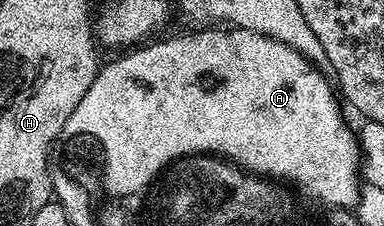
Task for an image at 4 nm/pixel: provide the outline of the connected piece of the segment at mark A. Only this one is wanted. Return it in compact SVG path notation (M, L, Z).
M201 27L196 31L189 31L193 33L185 33L182 37L169 37L166 41L157 41L154 40L152 43L142 44L140 47L134 48L132 51L126 52L124 55L118 56L121 57L118 61L113 61L110 65L102 64L97 70L97 78L91 83L91 87L87 91L87 95L83 95L83 99L79 103L79 107L75 107L75 111L71 115L71 119L67 119L65 124L65 133L94 133L95 135L103 135L104 137L109 138L109 146L111 147L111 167L119 171L119 176L121 178L121 186L123 191L131 191L135 195L140 194L140 189L145 189L148 185L152 186L155 181L155 170L157 165L162 165L164 161L168 160L168 155L173 153L174 150L179 150L184 157L196 153L199 149L222 149L228 153L237 153L237 164L241 165L242 168L249 171L254 171L255 169L265 169L265 173L269 178L285 178L287 180L294 180L296 182L301 182L301 185L309 185L309 190L312 193L320 193L320 198L326 198L329 204L339 205L342 207L353 207L360 202L361 199L361 190L363 188L362 178L359 176L359 170L363 165L363 158L361 155L361 146L359 144L358 138L355 136L354 130L353 133L349 130L349 125L345 122L345 117L341 114L341 105L342 102L339 100L338 94L335 92L334 86L333 89L329 86L330 78L320 73L318 66L314 62L309 61L303 56L299 51L292 49L290 45L285 45L282 41L276 41L270 37L264 37L258 33L253 33L249 29L238 29L236 27Z

